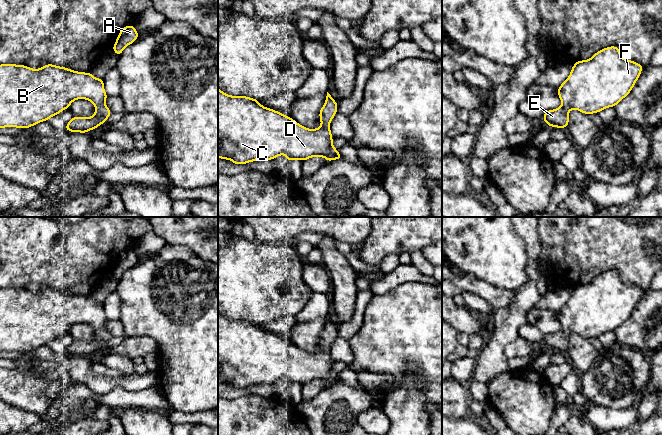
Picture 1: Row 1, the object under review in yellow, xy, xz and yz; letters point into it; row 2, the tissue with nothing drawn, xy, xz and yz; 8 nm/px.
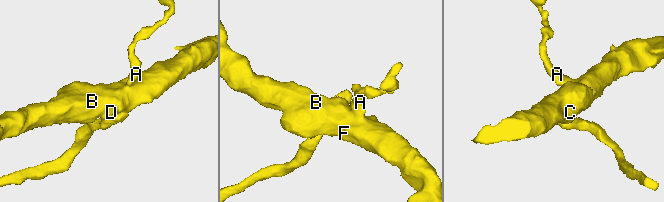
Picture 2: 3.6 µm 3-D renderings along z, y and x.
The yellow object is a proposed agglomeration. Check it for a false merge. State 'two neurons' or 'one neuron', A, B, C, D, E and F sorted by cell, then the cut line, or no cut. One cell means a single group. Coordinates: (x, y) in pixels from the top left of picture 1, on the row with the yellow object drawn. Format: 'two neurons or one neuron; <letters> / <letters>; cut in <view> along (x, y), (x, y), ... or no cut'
one neuron; A B C D E F; no cut

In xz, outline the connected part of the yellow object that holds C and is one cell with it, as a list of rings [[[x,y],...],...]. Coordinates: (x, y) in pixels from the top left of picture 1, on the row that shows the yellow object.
[[[218,86],[218,158],[231,160],[232,163],[237,165],[256,160],[274,160],[283,154],[286,156],[287,162],[292,160],[306,161],[311,157],[324,157],[327,162],[339,160],[343,156],[333,147],[333,137],[330,130],[330,122],[336,115],[337,110],[337,102],[327,92],[324,106],[319,111],[321,126],[316,129],[309,129],[282,112],[262,106],[257,99],[228,95],[222,92]]]

